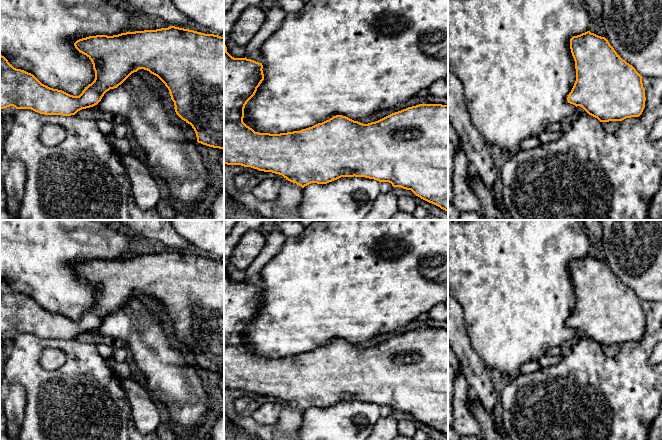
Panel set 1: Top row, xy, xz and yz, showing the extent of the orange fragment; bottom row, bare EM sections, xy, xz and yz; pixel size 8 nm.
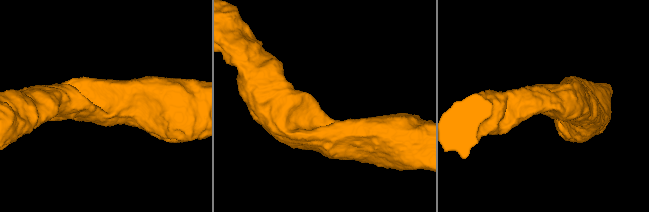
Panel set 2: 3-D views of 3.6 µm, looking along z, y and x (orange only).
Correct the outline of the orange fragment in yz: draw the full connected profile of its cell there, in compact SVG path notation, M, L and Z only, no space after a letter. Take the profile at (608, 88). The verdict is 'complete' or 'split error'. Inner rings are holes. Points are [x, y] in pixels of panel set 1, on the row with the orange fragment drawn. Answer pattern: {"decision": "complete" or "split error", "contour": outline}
{"decision": "complete", "contour": "M587 31L570 39L570 49L575 61L576 81L567 97L568 103L582 107L600 122L622 121L642 114L646 101L643 77L617 54L605 37Z"}

